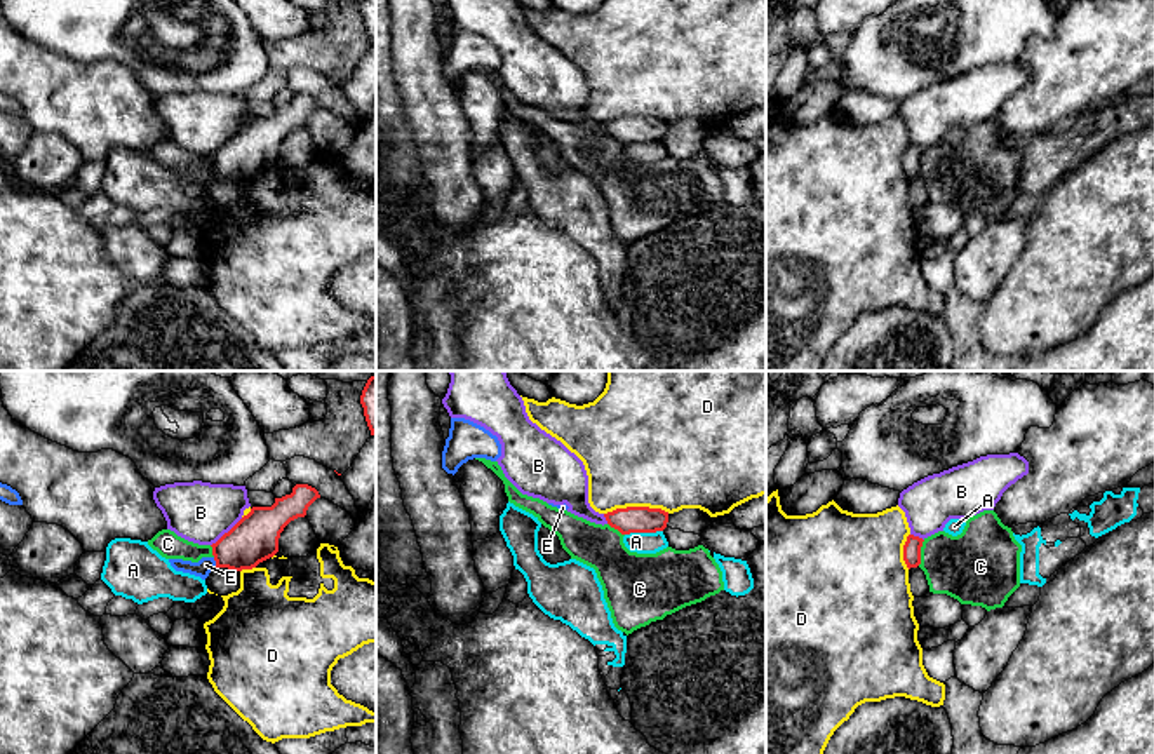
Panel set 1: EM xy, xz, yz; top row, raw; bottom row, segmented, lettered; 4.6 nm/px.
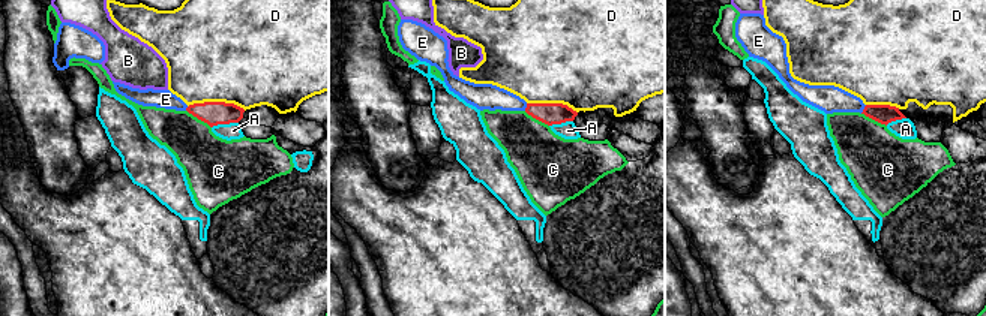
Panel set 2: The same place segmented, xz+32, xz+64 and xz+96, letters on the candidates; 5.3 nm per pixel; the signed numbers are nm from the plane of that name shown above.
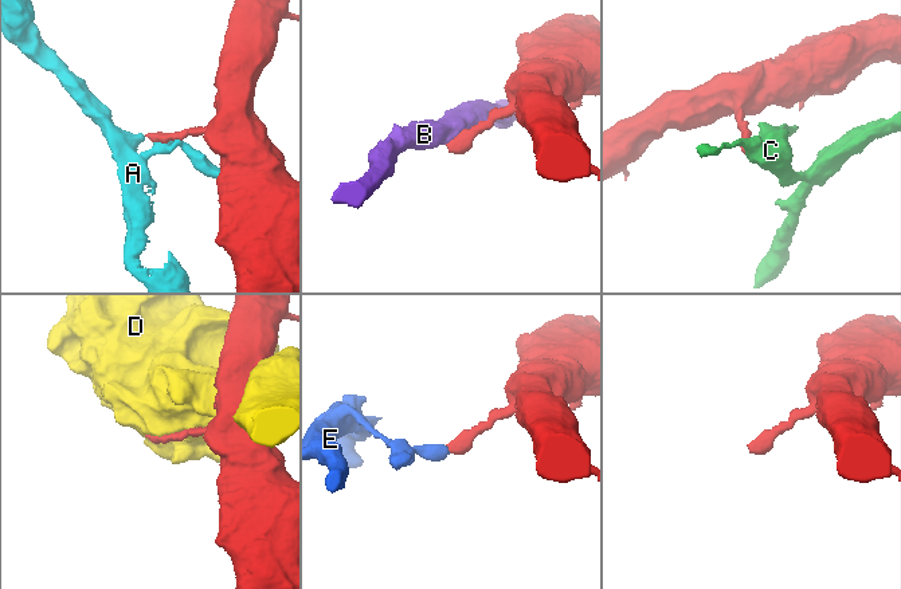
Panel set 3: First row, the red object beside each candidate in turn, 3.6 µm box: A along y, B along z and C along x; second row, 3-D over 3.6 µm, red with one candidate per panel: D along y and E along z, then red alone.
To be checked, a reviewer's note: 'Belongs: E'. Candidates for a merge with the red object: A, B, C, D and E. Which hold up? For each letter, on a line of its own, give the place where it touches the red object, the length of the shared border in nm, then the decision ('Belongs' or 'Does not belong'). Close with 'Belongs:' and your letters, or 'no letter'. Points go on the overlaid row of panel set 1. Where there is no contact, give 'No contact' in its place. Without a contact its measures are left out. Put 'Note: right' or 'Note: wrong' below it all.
A: Touches red at xz (643, 531). Shared border 180 nm. Does not belong
B: Touches red at xy (228, 531). Shared border 200 nm. Does not belong
C: Touches red at yz (919, 552). Shared border 120 nm. Does not belong
D: Touches red at xz (636, 507). Shared border 300 nm. Does not belong
E: Touches red at xy (216, 563). Shared border 50 nm. Does not belong
Belongs: no letter
Note: wrong

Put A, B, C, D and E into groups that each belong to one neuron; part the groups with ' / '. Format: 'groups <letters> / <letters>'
groups A / B / C / D / E

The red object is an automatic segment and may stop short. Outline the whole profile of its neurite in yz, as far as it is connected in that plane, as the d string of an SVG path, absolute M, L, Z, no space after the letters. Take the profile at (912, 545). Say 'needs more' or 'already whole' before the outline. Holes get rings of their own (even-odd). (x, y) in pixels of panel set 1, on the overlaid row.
already whole; M909 535L907 542L903 545L903 561L907 568L917 568L921 564L921 547L923 547L923 538Z

